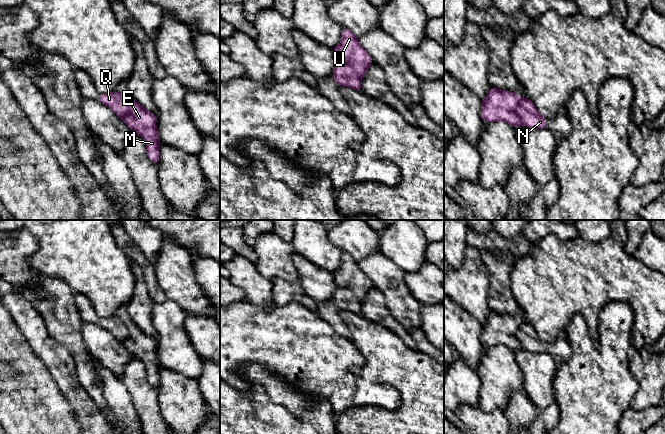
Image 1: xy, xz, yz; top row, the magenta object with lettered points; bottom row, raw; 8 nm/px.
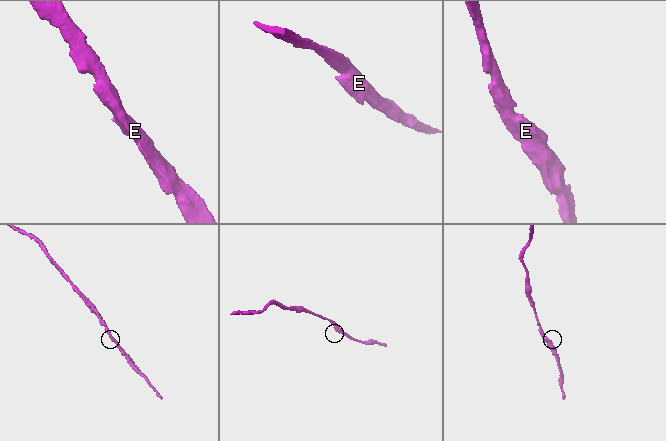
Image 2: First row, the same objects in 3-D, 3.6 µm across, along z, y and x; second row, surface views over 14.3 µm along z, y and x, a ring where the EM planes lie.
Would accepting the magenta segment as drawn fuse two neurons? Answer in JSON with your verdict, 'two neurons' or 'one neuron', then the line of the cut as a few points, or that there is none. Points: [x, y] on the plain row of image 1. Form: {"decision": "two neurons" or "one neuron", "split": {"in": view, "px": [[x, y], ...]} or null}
{"decision": "two neurons", "split": {"in": "yz", "px": [[519, 323], [516, 337], [523, 347]]}}

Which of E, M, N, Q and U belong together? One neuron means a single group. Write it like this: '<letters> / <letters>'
E M U / N Q

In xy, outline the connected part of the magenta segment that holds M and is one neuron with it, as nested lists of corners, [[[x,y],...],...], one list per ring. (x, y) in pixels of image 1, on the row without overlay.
[[[122,316],[121,320],[127,327],[129,336],[121,343],[134,356],[139,357],[145,365],[147,381],[155,388],[159,388],[159,368],[160,362],[156,353],[156,339],[143,332],[127,316]]]

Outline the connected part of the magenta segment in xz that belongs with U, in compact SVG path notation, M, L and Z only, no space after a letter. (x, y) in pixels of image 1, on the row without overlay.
M347 252L342 253L342 264L333 272L334 282L338 287L352 291L360 301L366 299L374 288L372 281L359 268L358 262Z

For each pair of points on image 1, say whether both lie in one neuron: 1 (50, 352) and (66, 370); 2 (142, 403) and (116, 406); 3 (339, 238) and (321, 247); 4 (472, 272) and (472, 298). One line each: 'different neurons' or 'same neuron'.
1: same neuron
2: different neurons
3: different neurons
4: same neuron

